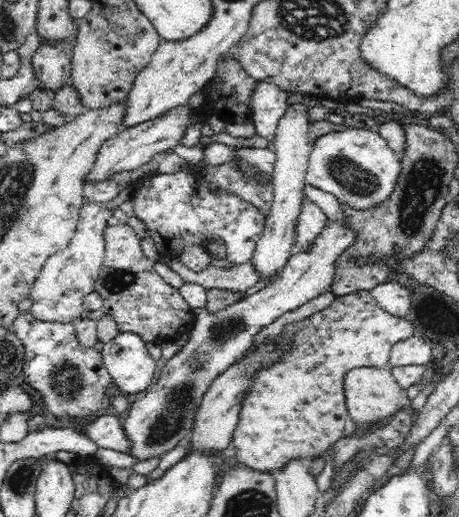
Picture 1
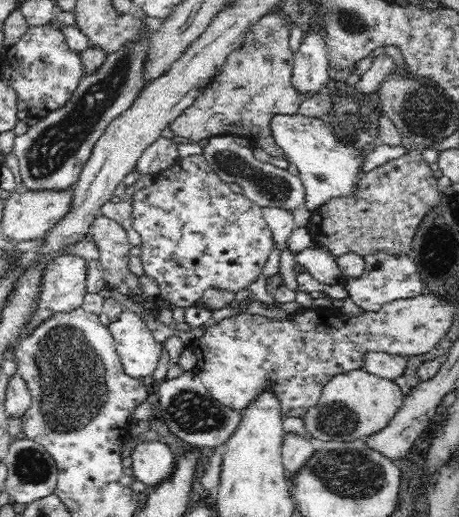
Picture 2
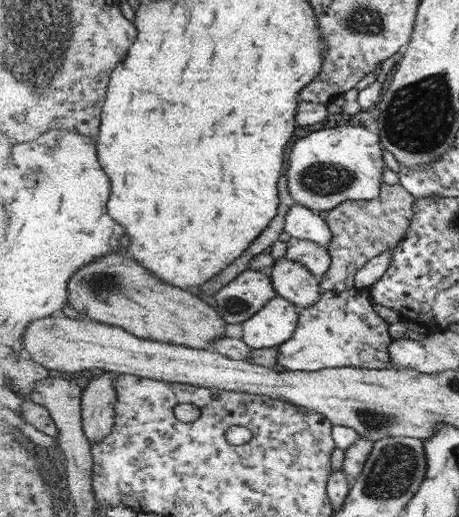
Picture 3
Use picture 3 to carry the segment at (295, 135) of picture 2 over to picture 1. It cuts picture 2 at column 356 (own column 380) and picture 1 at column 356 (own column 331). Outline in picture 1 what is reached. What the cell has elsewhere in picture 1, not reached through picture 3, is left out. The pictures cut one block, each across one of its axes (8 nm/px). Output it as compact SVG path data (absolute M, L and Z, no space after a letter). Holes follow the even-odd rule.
M346 129L324 134L311 146L305 182L334 195L356 210L368 211L389 198L401 175L401 160L378 132Z

